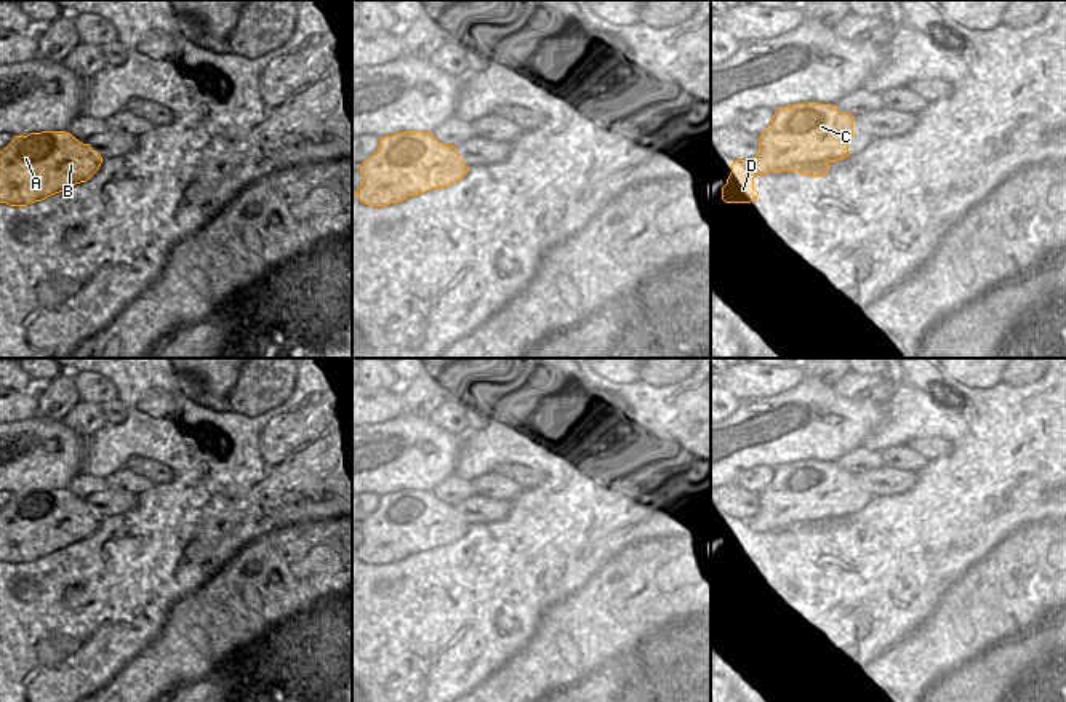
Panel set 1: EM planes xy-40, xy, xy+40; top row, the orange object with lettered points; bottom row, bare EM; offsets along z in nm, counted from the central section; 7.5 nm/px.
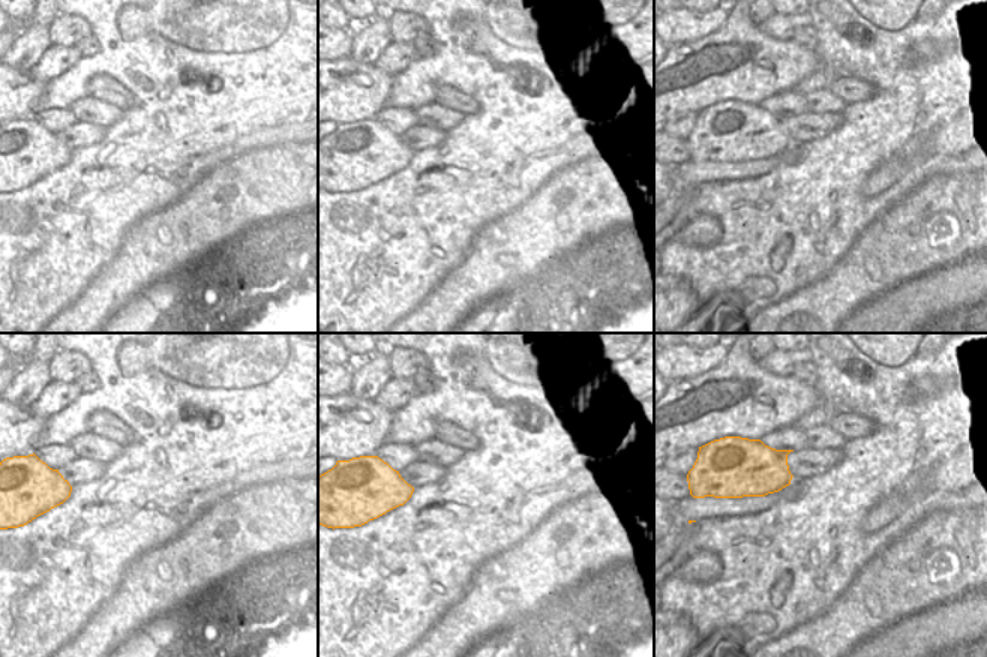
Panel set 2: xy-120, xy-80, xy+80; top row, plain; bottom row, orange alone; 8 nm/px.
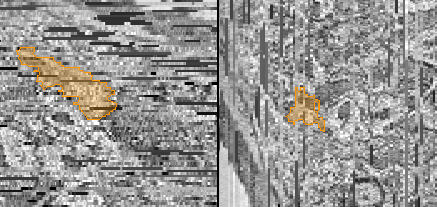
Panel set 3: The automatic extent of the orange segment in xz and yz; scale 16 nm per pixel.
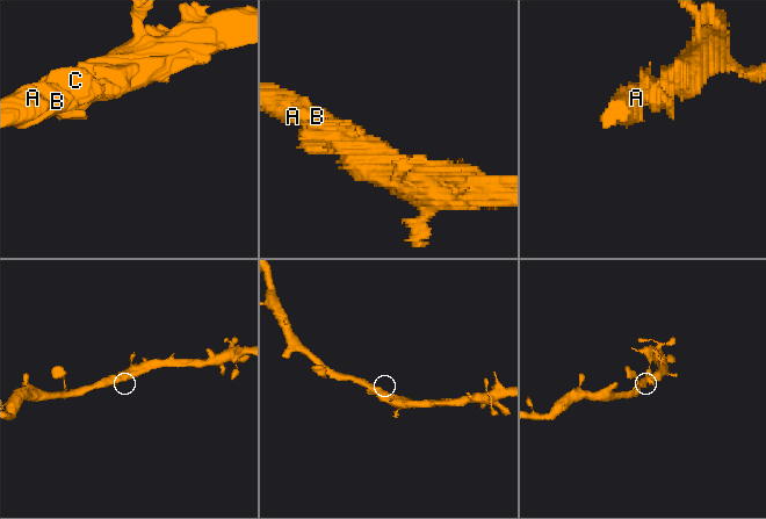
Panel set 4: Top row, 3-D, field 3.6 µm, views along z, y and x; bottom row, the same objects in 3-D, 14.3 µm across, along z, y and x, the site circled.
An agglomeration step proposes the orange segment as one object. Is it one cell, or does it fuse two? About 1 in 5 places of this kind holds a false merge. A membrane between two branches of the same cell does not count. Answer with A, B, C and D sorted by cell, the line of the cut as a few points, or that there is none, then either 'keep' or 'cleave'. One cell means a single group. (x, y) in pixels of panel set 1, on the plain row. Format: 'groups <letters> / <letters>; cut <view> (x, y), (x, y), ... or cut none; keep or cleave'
groups A B C D; cut none; keep

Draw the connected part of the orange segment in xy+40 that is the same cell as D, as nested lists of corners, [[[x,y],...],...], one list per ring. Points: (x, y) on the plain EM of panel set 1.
[[[794,462],[779,465],[771,483],[759,496],[759,512],[749,520],[738,517],[722,545],[725,561],[757,558],[754,536],[770,529],[797,529],[820,536],[829,521],[850,515],[853,473],[839,472],[832,462]]]

